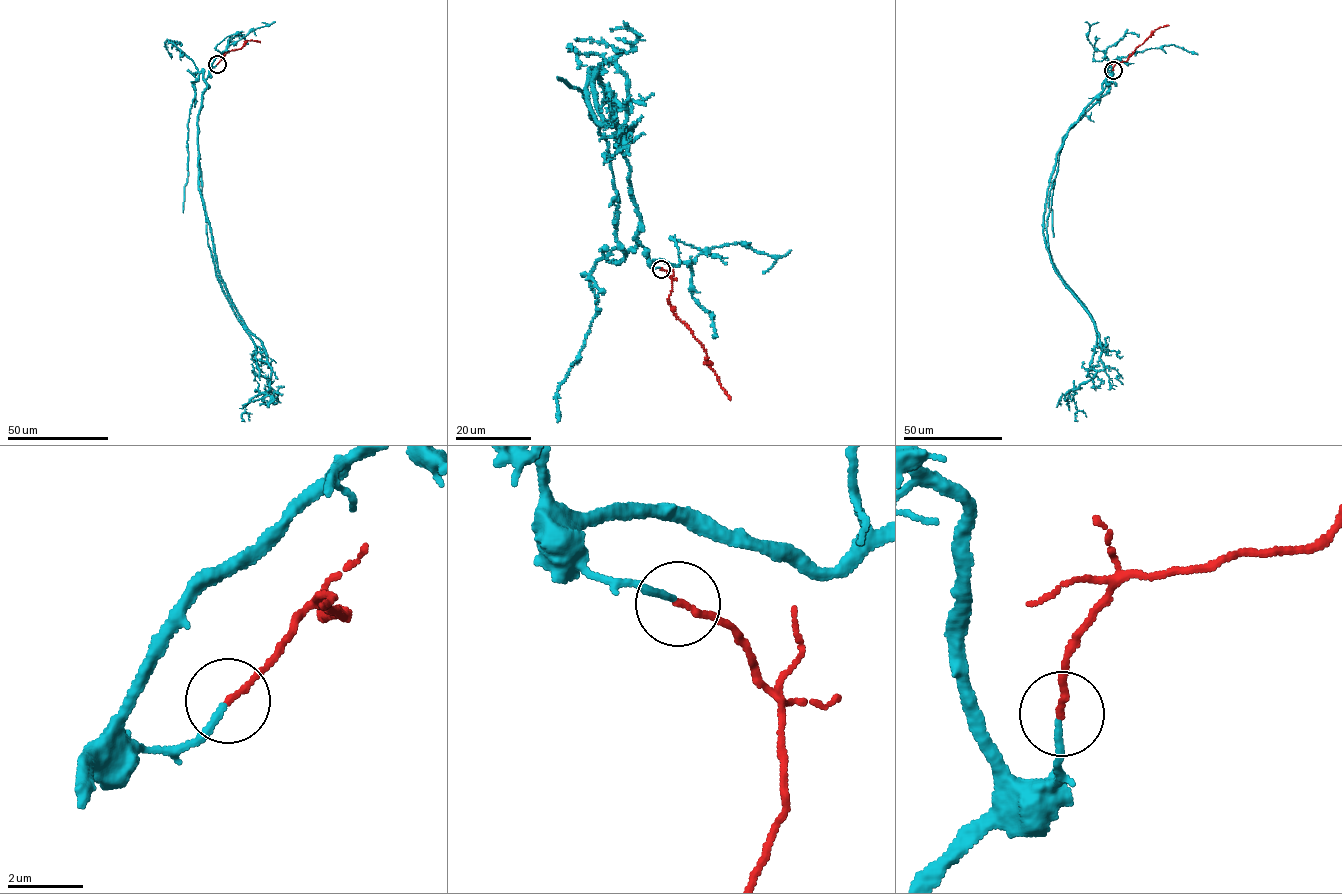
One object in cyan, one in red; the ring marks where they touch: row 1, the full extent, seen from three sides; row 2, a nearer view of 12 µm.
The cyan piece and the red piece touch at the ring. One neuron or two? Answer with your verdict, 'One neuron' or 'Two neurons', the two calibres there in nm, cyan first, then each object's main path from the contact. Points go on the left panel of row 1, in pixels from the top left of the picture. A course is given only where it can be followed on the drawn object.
One neuron. Thickness 170 nm (cyan) against 170 nm. Course of cyan: (217, 64), (209, 70), (198, 118), (199, 188), (219, 276), (244, 327), (222, 289), (211, 257), (199, 157). Course of red: (217, 64), (225, 54), (239, 49), (249, 40), (260, 43)

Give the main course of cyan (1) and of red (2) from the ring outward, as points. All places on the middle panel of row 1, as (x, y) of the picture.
1: (661, 268), (637, 240), (628, 166), (598, 64), (590, 84), (606, 125), (587, 102), (593, 68), (609, 106)
2: (661, 269), (671, 279), (668, 300), (674, 314), (702, 344), (708, 364), (730, 400)

